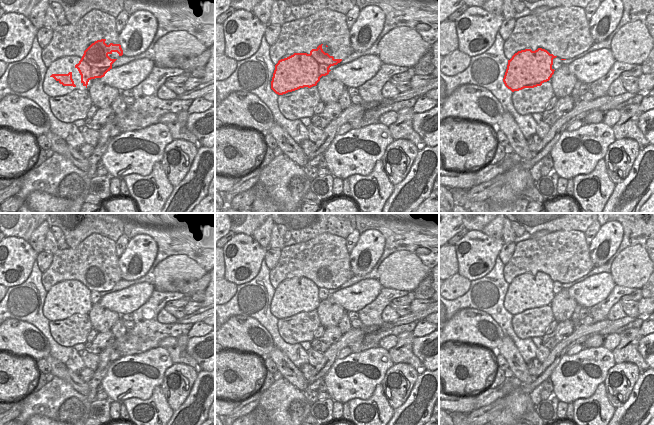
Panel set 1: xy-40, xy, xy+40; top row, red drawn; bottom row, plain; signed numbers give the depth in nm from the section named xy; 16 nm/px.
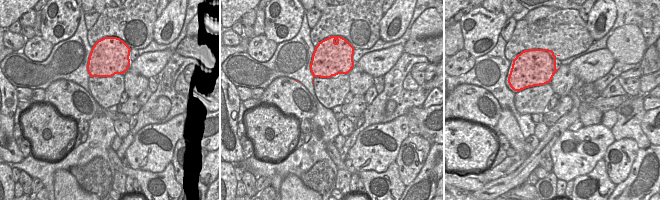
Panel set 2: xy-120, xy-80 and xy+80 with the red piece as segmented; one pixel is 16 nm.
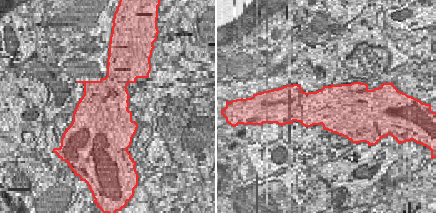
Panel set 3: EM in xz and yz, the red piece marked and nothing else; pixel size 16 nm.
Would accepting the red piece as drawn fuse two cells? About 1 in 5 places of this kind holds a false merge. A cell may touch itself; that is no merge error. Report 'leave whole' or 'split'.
leave whole

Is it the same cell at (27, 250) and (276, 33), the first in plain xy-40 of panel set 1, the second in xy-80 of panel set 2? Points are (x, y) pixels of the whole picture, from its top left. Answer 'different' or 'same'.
same

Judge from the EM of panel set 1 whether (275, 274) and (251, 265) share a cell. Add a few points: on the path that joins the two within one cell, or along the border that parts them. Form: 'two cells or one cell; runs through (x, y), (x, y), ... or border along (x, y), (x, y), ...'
two cells; border along (268, 268), (260, 277), (246, 282)

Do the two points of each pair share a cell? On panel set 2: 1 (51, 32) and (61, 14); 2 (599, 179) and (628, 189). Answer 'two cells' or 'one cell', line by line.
1: one cell
2: two cells

